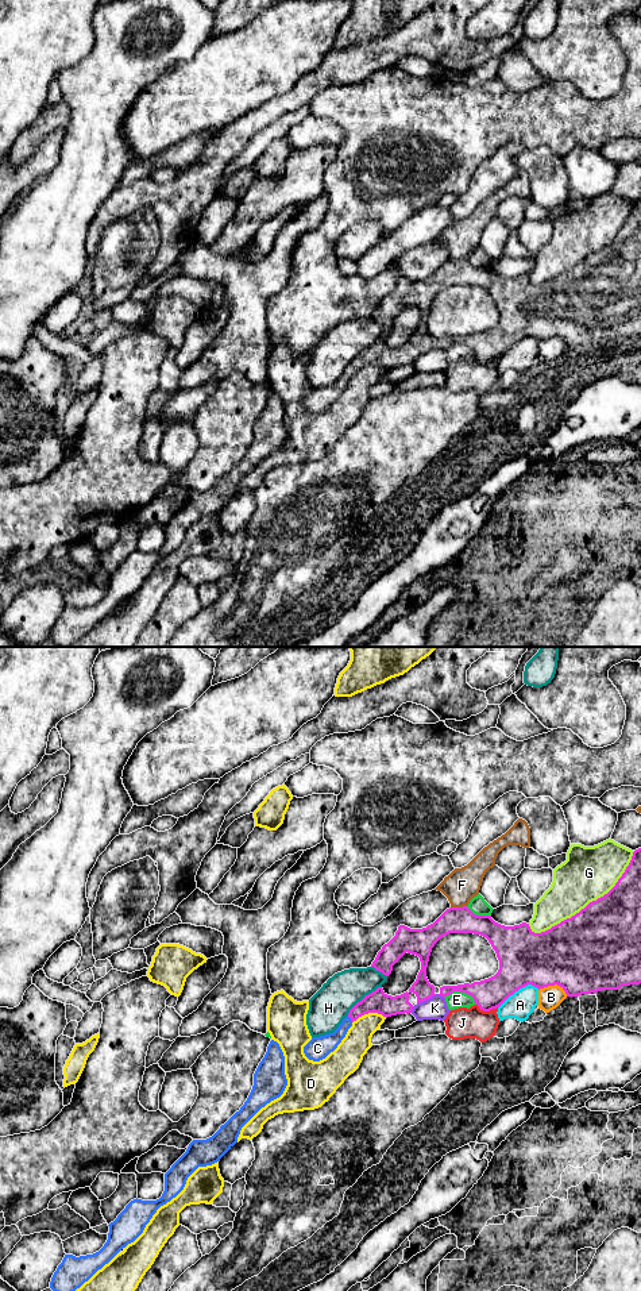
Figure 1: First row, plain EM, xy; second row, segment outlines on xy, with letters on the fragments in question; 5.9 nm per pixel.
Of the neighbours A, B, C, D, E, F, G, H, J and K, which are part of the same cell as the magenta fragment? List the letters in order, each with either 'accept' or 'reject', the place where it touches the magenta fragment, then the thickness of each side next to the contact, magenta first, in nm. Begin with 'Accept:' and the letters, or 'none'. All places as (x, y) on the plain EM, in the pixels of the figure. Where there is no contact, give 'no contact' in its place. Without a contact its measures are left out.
Accept: C
A: reject; contact xy (518, 340); calibres 320 and 160 nm
B: reject; contact xy (553, 336); calibres 460 and 140 nm
C: accept; contact xy (350, 369); calibres 130 and 130 nm
D: reject; contact xy (369, 363); calibres 130 and 160 nm
E: reject; contact xy (462, 343); calibres 180 and 100 nm
F: reject; contact xy (458, 259); calibres 160 and 200 nm
G: reject; contact xy (590, 254); calibres 460 and 320 nm
H: reject; contact xy (365, 349); calibres 130 and 220 nm
J: reject; contact xy (486, 362); calibres 180 and 180 nm
K: reject; contact xy (429, 349); calibres 120 and 140 nm

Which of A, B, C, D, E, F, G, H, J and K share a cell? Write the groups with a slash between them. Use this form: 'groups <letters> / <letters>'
groups A / B / C / D / E / F / G J / H / K

